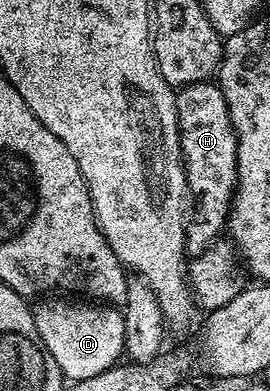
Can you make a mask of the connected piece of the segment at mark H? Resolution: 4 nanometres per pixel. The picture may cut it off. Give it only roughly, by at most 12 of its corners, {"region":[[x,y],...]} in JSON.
{"region":[[178,90],[193,220],[188,254],[216,244],[235,200],[237,143],[225,95]]}

